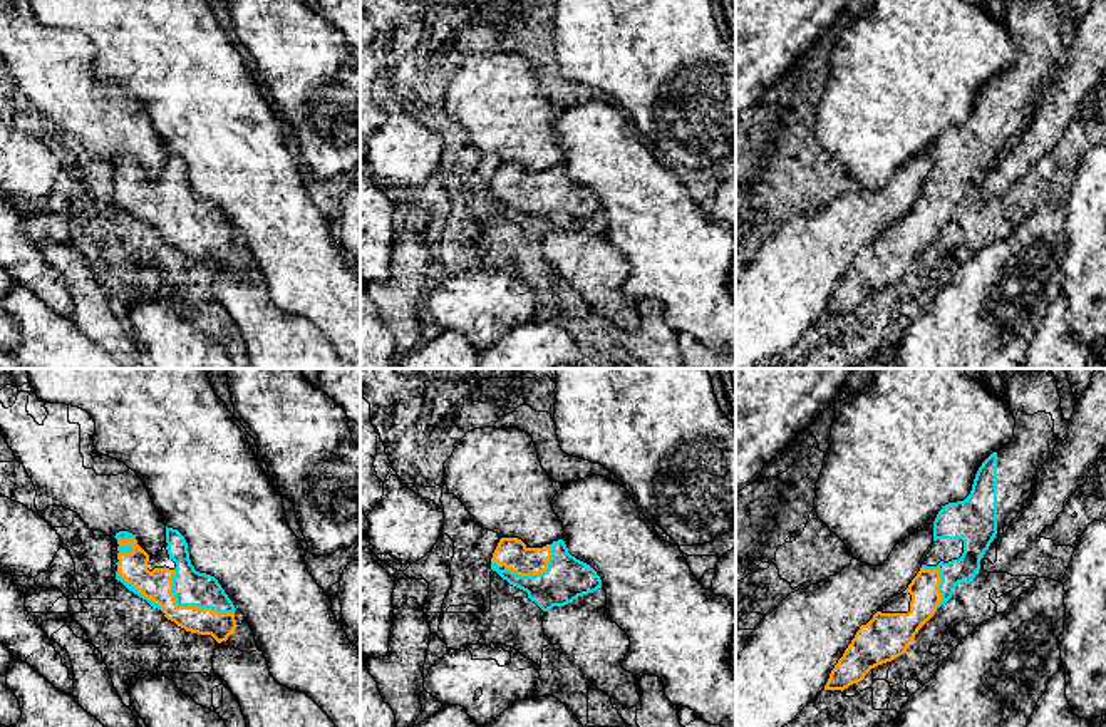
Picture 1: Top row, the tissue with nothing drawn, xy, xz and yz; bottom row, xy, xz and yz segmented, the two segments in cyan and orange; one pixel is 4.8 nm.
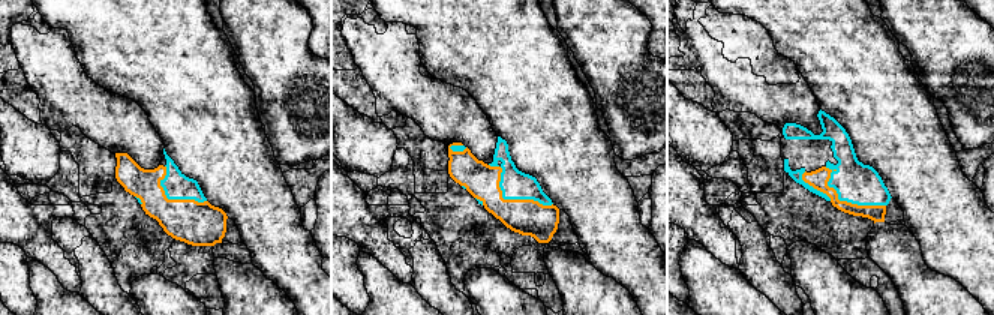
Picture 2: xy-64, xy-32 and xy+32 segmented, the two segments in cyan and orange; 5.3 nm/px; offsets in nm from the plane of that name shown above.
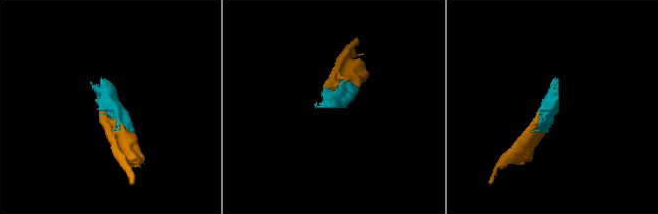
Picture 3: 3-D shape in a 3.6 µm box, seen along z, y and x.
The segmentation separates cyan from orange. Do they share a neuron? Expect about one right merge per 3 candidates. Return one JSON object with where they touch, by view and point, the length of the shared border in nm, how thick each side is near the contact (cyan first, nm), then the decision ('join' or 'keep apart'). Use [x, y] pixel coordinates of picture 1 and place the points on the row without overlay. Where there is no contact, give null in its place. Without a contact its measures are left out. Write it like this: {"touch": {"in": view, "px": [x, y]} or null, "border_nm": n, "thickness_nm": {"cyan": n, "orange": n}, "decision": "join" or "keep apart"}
{"touch": {"in": "xy", "px": [188, 230]}, "border_nm": 360, "thickness_nm": {"cyan": 180, "orange": 150}, "decision": "join"}

